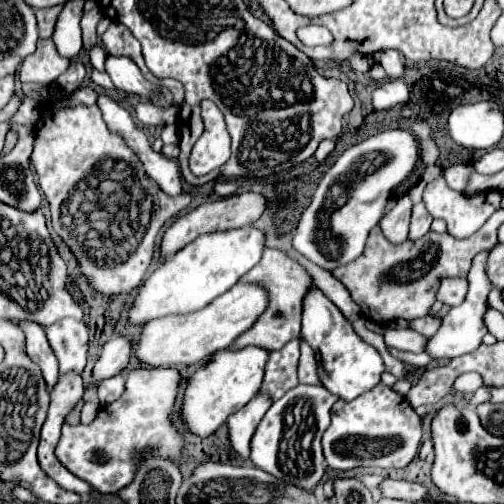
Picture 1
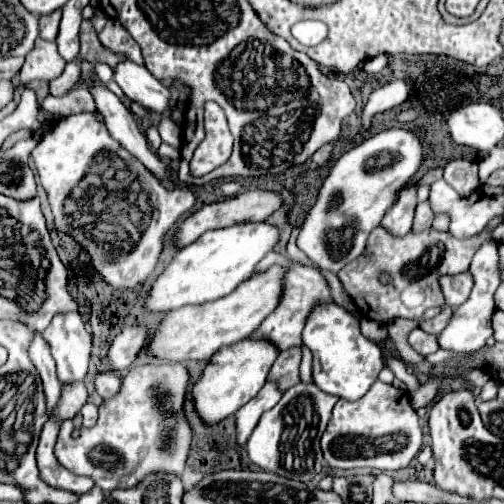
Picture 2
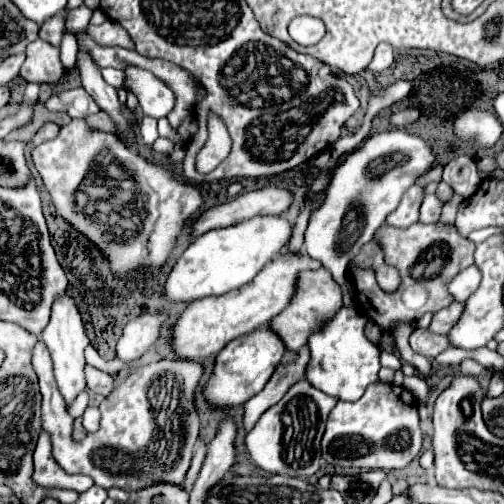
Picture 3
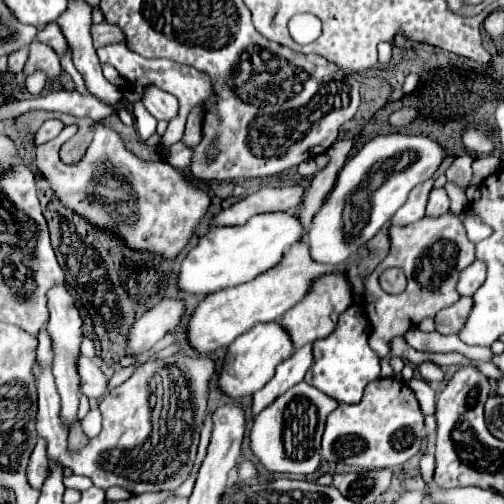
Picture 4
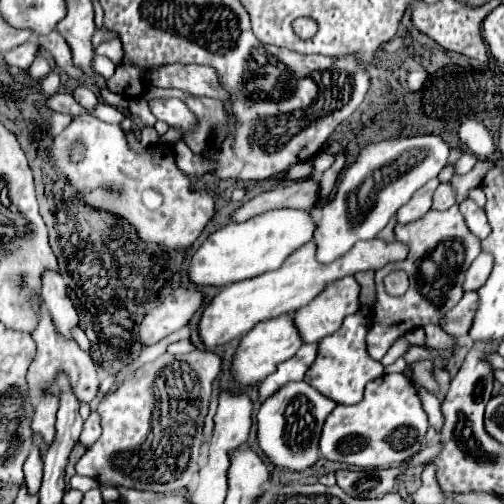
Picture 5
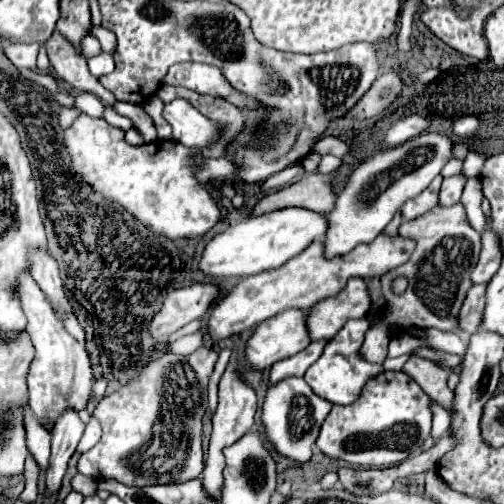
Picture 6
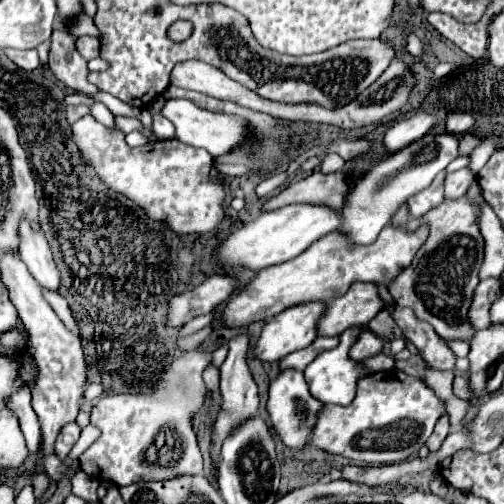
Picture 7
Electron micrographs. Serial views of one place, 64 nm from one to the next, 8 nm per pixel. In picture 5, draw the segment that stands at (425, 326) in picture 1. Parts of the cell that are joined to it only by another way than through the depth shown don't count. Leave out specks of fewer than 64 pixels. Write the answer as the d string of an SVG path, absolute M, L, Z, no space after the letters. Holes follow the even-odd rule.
M466 292L462 296L462 300L456 304L456 308L452 308L452 312L448 312L446 322L442 324L442 328L448 334L454 336L464 336L470 332L474 316L478 310L478 294L476 292Z

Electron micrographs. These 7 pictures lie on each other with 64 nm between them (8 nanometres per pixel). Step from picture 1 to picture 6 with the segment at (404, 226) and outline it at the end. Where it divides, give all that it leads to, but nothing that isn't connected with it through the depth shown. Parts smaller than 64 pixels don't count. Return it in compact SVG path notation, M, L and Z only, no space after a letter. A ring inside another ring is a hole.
M436 176L436 180L432 180L432 184L424 192L420 192L420 196L408 200L408 204L404 204L404 208L402 208L404 220L418 218L418 216L426 214L428 210L432 210L438 204L440 184L442 184L442 176Z

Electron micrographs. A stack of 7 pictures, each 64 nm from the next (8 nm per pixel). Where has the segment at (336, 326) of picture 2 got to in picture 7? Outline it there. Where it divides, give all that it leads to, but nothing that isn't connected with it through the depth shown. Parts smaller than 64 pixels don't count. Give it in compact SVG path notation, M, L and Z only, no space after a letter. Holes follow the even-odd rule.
M348 328L346 332L342 332L340 336L340 344L338 348L334 350L328 350L328 352L322 352L320 356L316 356L304 370L304 376L306 376L306 382L308 382L308 388L310 388L310 394L322 402L322 404L338 404L338 406L346 406L348 402L354 400L354 394L356 394L356 382L358 378L366 376L368 372L362 370L354 360L348 358L348 348L356 342L360 334L360 328Z

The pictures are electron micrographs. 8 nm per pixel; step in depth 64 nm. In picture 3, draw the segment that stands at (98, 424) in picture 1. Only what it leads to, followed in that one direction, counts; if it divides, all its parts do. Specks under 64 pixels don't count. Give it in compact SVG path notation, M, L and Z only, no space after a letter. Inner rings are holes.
M38 342L34 348L32 356L34 370L40 380L40 394L42 394L42 430L50 434L52 440L52 456L56 464L66 470L68 474L86 474L94 480L96 486L100 488L122 488L122 490L142 490L160 482L166 484L182 484L190 460L192 460L192 450L198 440L198 410L194 406L194 392L200 384L200 378L204 374L204 366L194 360L162 360L156 364L148 364L138 368L136 372L130 372L126 380L122 380L110 396L106 396L99 406L101 413L100 430L94 433L88 433L82 442L74 442L72 438L72 417L66 410L65 401L58 392L58 386L54 376L52 376L52 360L48 356L46 344ZM172 372L178 378L178 384L184 392L182 406L186 406L186 424L188 426L188 444L182 446L178 460L162 468L154 462L154 456L148 452L148 444L154 440L154 416L150 410L148 402L148 388L154 376L162 376Z

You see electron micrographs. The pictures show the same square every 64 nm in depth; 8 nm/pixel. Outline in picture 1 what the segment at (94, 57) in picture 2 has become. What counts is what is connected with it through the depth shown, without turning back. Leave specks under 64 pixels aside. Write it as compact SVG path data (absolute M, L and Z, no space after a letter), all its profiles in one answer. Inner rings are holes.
M95 7L84 14L80 26L82 30L82 42L84 42L84 50L90 52L90 48L97 44L97 24L102 18L103 10L100 7ZM101 10L101 11L100 11Z

